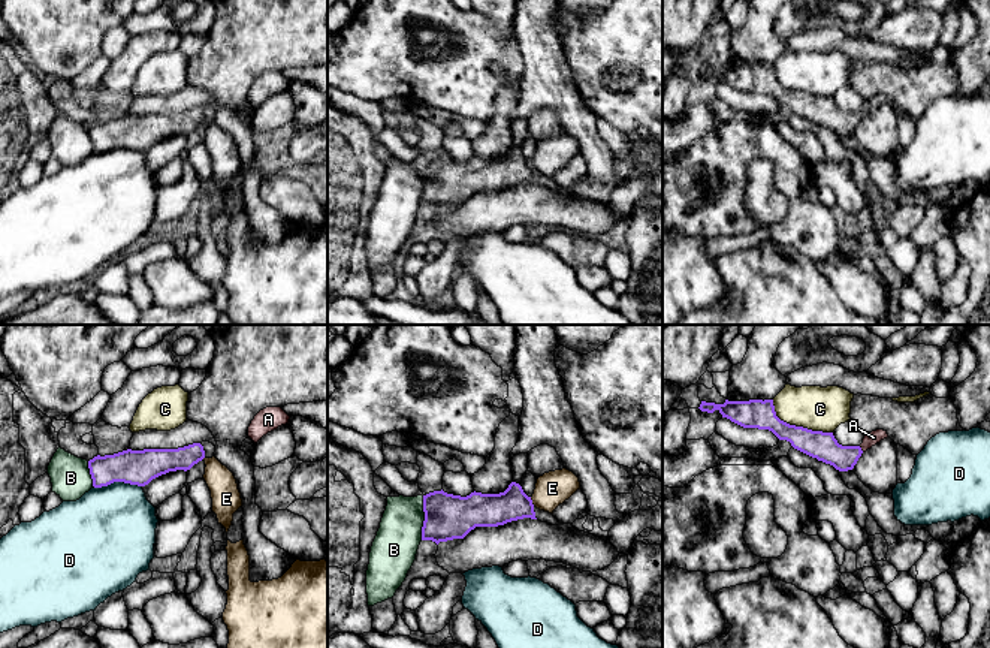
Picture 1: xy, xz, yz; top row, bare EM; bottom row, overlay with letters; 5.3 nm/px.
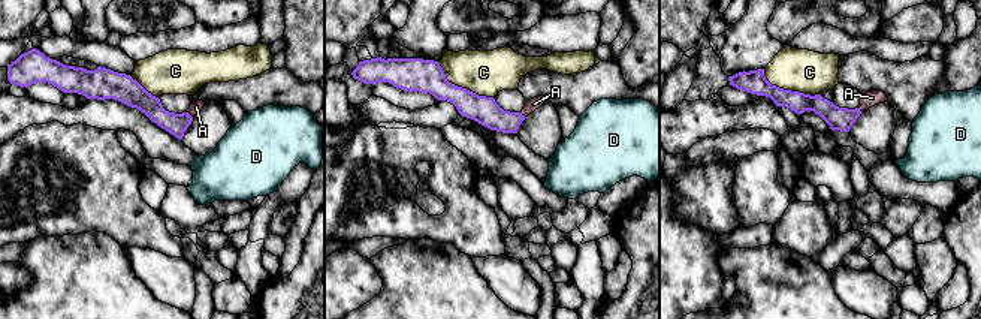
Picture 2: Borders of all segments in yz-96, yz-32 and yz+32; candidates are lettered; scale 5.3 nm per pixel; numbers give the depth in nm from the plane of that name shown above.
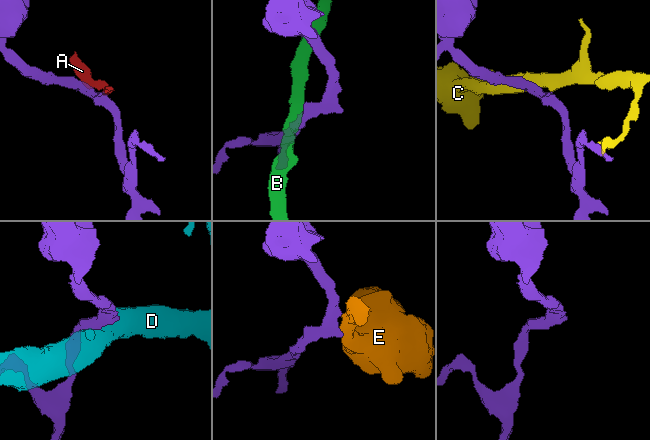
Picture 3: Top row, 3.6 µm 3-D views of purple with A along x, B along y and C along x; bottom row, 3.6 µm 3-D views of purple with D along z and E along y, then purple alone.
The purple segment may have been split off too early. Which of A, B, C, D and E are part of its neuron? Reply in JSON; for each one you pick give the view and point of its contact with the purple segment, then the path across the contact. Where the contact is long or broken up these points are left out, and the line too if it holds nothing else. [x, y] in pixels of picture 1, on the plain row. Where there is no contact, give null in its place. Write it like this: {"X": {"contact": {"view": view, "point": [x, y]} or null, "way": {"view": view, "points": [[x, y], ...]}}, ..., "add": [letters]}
{"A": {"contact": {"view": "yz", "point": [860, 114]}, "way": {"view": "yz", "points": [[823, 111], [830, 117], [860, 114], [874, 102]]}}, "add": ["A"]}

